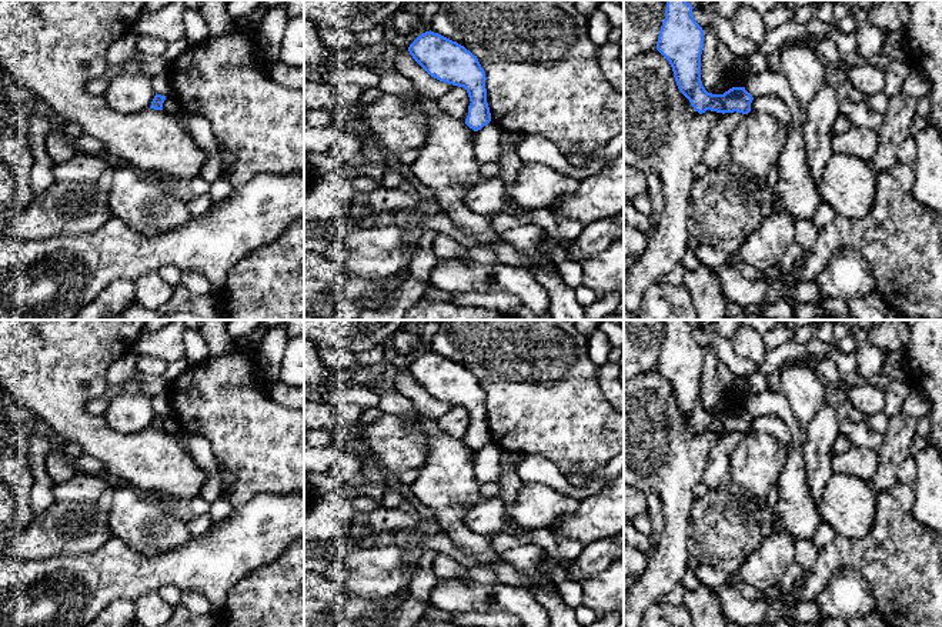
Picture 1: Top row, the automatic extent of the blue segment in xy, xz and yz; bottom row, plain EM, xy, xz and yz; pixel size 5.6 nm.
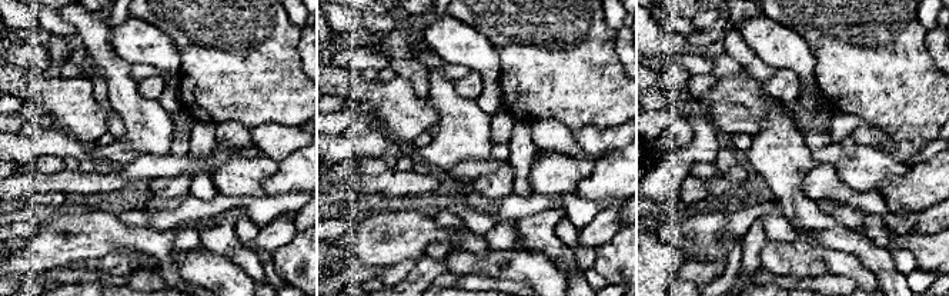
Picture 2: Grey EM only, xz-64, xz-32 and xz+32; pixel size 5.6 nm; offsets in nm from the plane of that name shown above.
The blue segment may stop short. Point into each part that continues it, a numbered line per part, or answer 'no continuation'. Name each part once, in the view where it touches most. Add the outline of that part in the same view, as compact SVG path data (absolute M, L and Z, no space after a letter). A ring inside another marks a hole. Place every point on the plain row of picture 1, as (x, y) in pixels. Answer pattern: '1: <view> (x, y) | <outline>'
no continuation

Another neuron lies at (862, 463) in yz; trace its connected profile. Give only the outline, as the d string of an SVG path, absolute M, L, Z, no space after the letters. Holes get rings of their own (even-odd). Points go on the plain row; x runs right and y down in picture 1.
M851 447L848 451L834 456L832 471L848 474L868 483L879 467L878 451L866 447Z

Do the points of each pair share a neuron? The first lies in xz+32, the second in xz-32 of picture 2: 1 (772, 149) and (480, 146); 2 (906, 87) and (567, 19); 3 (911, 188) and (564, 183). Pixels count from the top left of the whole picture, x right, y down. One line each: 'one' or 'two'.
1: one
2: one
3: two

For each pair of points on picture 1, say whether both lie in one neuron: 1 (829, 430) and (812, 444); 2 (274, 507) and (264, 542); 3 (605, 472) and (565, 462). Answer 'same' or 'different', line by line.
1: same
2: same
3: different

